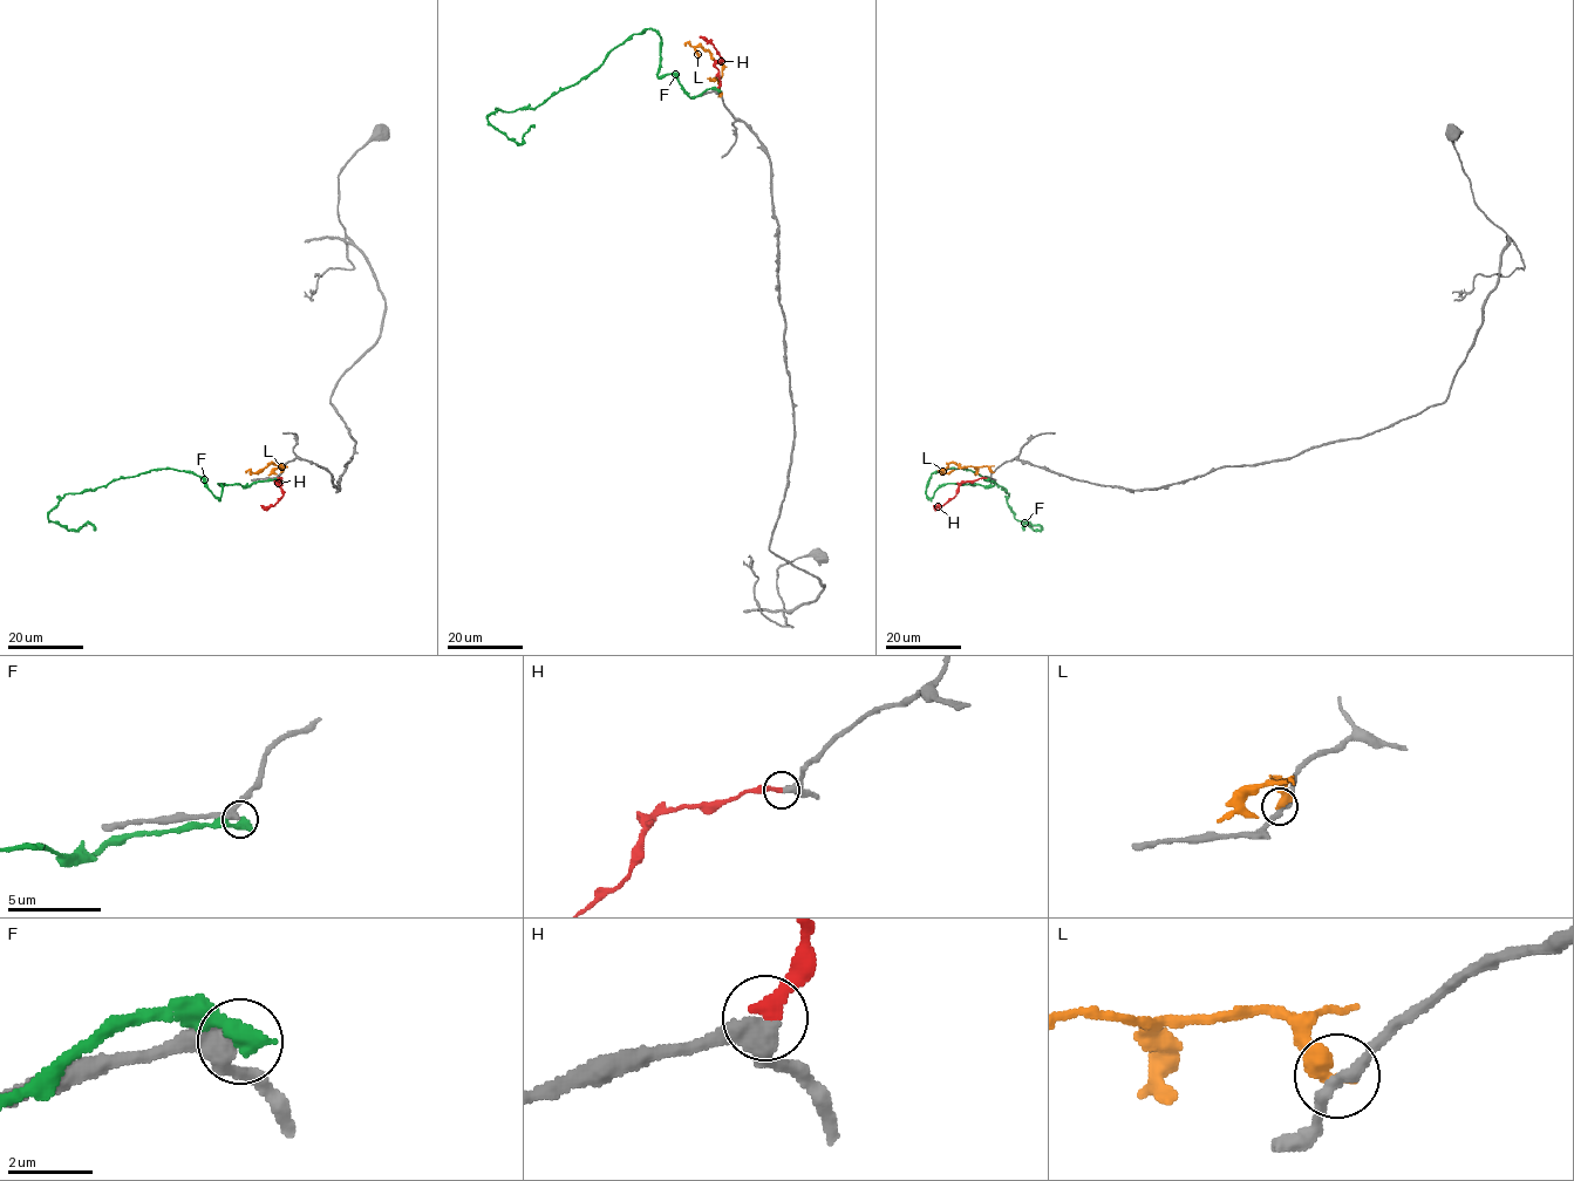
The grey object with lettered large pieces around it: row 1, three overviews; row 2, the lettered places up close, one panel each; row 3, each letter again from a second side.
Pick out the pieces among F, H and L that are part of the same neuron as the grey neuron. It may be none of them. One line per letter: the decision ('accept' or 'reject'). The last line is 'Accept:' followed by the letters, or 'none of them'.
F: reject
H: accept
L: reject
Accept: H

